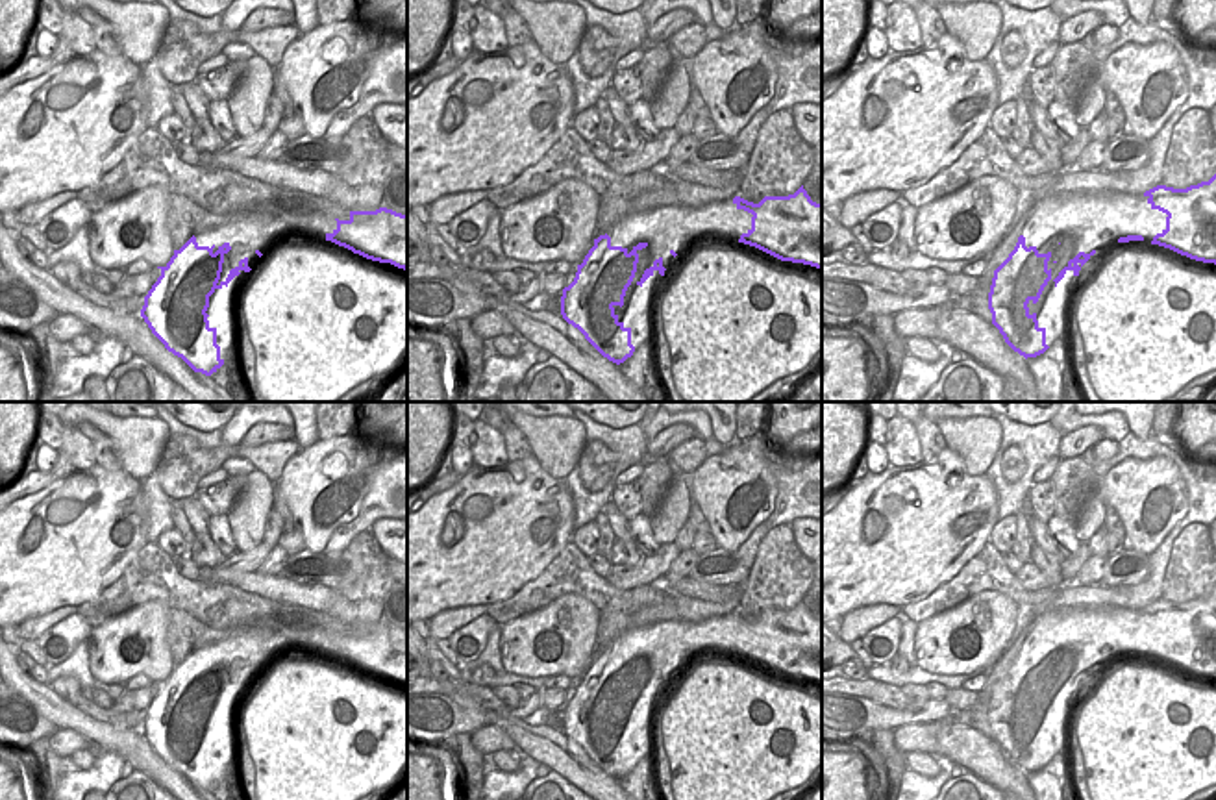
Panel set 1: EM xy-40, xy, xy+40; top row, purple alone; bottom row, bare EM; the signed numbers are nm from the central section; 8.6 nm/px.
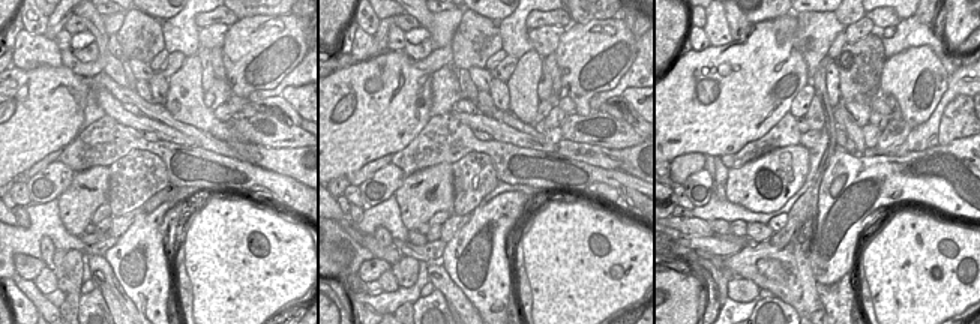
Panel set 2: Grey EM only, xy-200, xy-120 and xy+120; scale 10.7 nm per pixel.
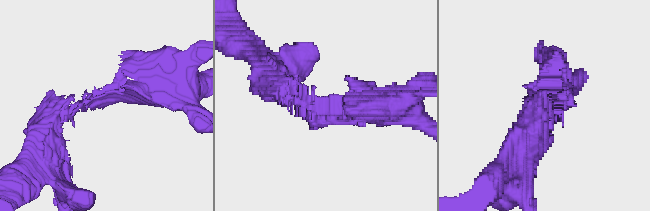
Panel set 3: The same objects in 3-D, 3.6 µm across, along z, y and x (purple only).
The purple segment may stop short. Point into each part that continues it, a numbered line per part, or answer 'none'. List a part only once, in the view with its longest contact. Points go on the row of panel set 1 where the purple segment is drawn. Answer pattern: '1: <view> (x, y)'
none

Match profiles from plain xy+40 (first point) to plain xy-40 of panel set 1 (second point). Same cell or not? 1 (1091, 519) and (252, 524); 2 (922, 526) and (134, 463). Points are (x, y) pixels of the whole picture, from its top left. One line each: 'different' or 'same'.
1: same
2: different

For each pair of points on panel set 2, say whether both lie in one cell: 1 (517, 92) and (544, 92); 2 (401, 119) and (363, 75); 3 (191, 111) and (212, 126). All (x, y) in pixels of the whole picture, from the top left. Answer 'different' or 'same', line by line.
1: different
2: same
3: same

